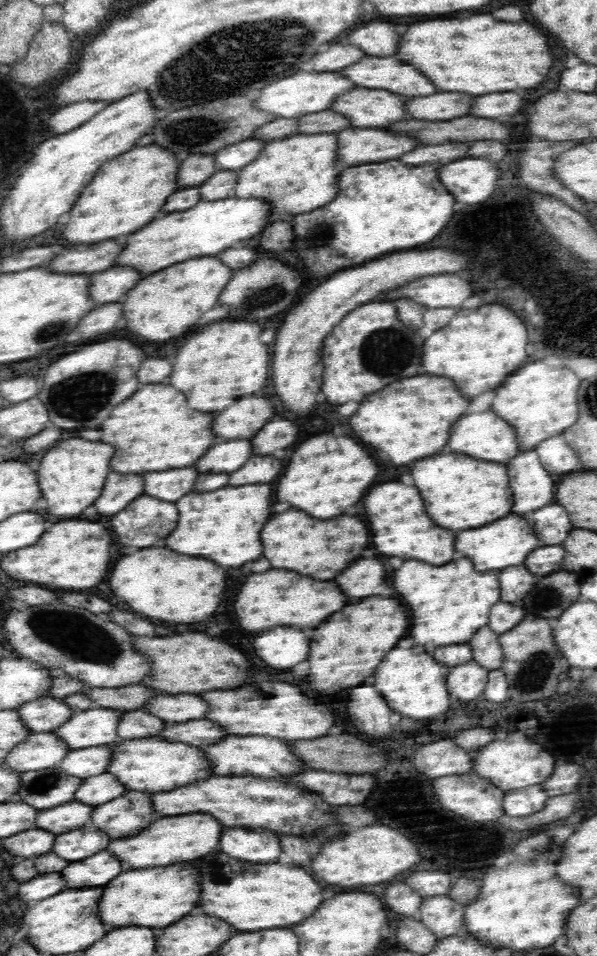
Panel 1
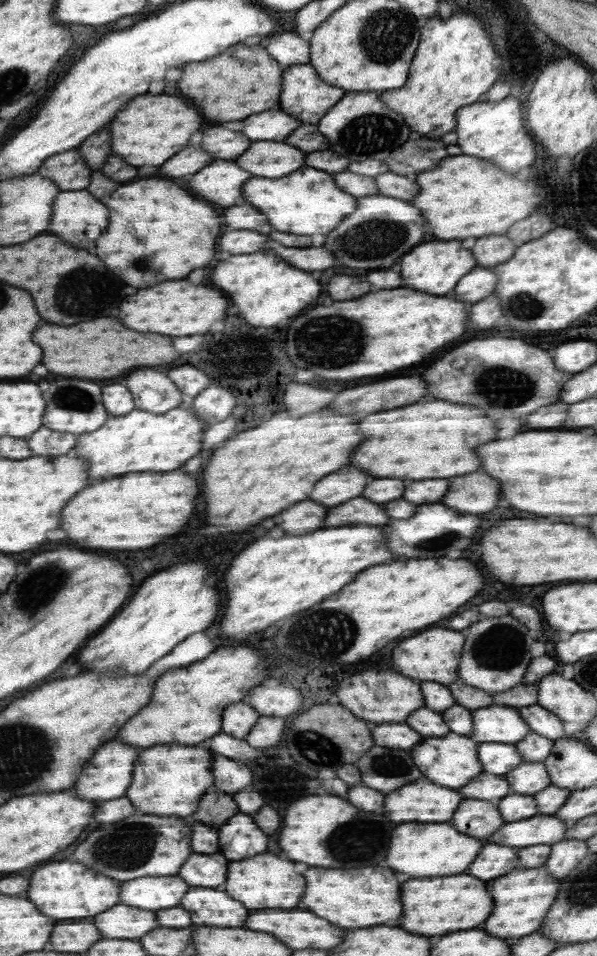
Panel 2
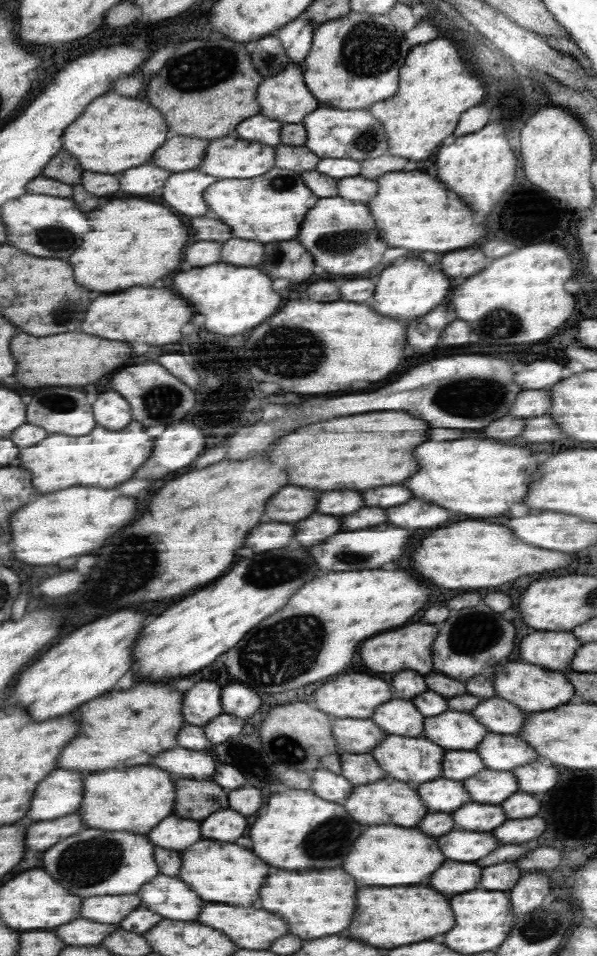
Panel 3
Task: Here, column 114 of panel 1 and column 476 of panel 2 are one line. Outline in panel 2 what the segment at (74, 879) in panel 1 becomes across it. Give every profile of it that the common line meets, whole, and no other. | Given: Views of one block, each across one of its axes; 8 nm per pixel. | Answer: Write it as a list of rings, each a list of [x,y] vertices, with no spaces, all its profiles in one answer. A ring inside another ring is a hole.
[[[486,844],[486,848],[482,848],[482,856],[478,856],[478,864],[470,868],[470,874],[482,876],[482,880],[494,880],[516,869],[518,862],[519,849],[502,844]]]

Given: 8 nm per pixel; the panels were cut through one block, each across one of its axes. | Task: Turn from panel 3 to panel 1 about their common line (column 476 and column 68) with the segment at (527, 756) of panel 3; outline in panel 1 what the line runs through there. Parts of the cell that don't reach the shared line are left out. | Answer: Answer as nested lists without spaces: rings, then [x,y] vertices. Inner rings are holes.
[[[52,730],[49,733],[43,732],[31,734],[32,736],[30,736],[26,742],[22,742],[20,746],[14,746],[12,752],[10,752],[10,756],[6,756],[6,762],[4,762],[4,764],[6,764],[8,768],[12,768],[14,771],[18,770],[18,772],[50,768],[60,764],[62,758],[68,754],[68,745],[66,745],[66,742],[62,741],[56,733],[52,733]]]

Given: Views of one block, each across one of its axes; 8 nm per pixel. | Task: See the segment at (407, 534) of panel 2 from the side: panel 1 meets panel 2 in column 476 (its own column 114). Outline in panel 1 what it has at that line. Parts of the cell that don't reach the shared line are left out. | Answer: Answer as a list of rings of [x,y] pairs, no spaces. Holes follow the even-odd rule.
[[[140,496],[112,518],[112,530],[128,548],[156,546],[178,524],[178,508],[164,500]]]

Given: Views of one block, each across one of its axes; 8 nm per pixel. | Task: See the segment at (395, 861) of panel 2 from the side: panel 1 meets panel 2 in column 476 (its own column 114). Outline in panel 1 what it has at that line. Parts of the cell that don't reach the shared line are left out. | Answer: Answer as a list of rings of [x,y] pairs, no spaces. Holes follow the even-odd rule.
[[[190,814],[190,816],[170,816],[170,818],[158,818],[154,824],[150,824],[146,830],[142,830],[136,836],[112,840],[108,850],[118,856],[122,862],[122,870],[136,870],[146,866],[170,866],[178,862],[190,862],[198,856],[206,856],[206,852],[218,850],[218,832],[222,832],[222,826],[214,816],[202,816],[202,814]]]

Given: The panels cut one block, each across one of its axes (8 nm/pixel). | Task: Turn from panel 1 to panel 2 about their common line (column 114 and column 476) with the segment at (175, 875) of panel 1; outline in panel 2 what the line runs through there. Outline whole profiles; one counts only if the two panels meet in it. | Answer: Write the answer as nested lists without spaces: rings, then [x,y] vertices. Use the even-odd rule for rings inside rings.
[[[470,874],[422,880],[412,878],[406,882],[406,920],[402,920],[400,926],[418,932],[420,936],[444,936],[448,932],[478,928],[486,922],[492,908],[494,900],[486,890],[486,882]]]

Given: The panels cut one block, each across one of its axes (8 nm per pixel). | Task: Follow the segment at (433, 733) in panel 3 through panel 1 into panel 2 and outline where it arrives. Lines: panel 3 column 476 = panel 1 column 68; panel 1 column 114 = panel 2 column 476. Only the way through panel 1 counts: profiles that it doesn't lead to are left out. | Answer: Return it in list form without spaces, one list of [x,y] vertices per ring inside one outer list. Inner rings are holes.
[[[510,705],[478,708],[473,714],[473,736],[480,742],[516,744],[531,731],[530,724],[516,707]]]

